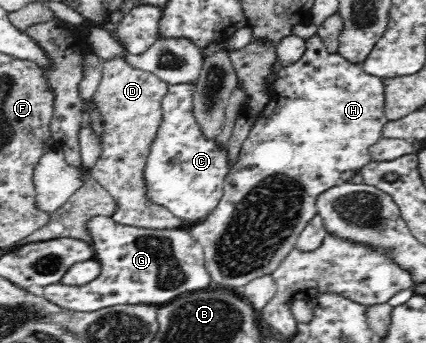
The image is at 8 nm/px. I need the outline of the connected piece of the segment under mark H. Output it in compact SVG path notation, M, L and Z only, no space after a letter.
M317 35L306 39L306 49L304 49L304 55L294 61L292 65L284 68L282 73L275 79L272 85L272 93L270 101L262 111L260 117L254 121L252 129L249 131L249 135L242 145L238 159L236 163L231 167L229 174L224 180L224 188L222 199L216 209L207 215L204 220L193 223L188 226L188 230L192 237L202 245L205 251L205 266L206 270L210 272L212 283L215 283L218 288L228 289L233 292L239 292L244 285L248 285L253 279L258 279L262 275L271 275L278 265L284 261L284 257L294 249L296 240L305 227L310 223L310 219L314 219L314 215L317 213L316 197L320 193L324 193L326 189L330 189L342 183L341 176L348 171L358 171L362 169L367 163L372 162L370 155L370 147L375 145L382 137L381 133L384 125L388 121L385 116L385 89L383 85L383 79L376 76L371 76L362 69L361 64L354 63L342 58L338 52L330 53L326 49L324 42Z

